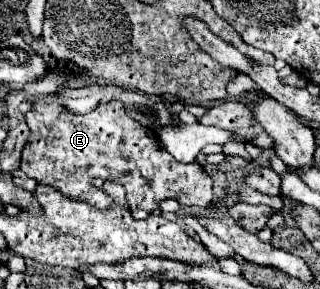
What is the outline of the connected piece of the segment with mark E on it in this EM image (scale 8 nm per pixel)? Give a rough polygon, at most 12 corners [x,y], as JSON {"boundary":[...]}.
{"boundary":[[40,96],[22,172],[110,208],[124,186],[134,218],[166,198],[208,208],[212,178],[124,112]]}

